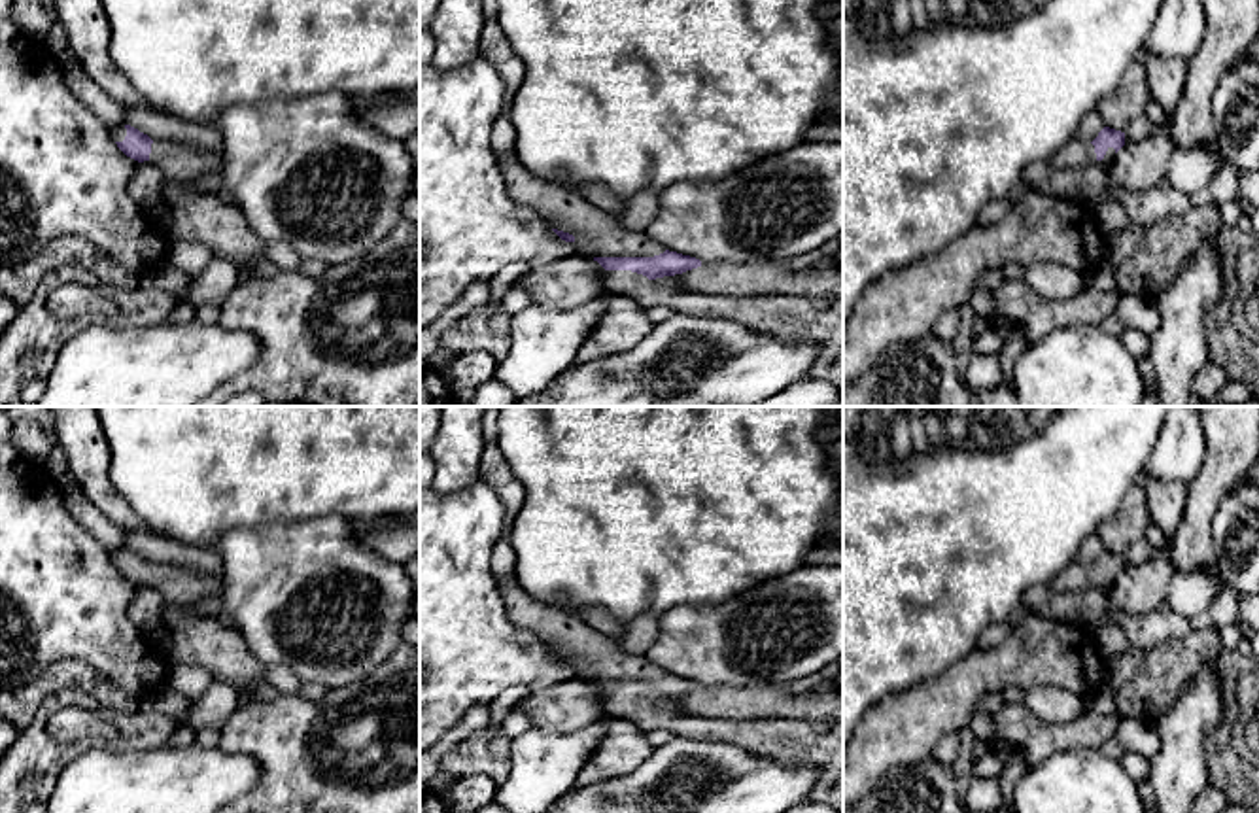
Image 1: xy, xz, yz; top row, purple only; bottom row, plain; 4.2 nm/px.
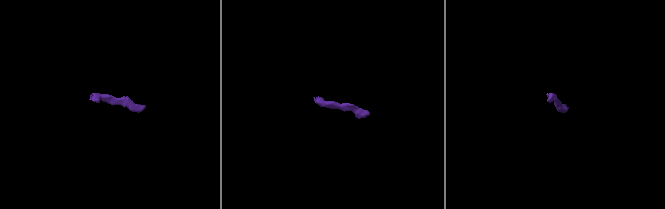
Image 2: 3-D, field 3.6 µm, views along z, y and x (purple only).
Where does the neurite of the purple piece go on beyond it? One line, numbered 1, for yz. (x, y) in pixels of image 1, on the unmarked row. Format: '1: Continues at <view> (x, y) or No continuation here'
1: Continues at yz (1074, 577)

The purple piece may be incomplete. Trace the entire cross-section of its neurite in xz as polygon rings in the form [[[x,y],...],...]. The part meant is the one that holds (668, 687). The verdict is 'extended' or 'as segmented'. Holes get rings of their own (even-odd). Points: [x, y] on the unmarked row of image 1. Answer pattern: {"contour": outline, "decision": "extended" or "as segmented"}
{"contour": [[[516,579],[499,584],[499,592],[514,626],[537,637],[561,664],[573,666],[577,677],[592,679],[605,692],[605,718],[631,720],[643,732],[669,730],[677,737],[739,745],[786,768],[820,768],[822,775],[807,802],[843,813],[843,720],[688,717],[671,701],[701,690],[699,683],[624,652],[582,616],[535,601]]], "decision": "extended"}

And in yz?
{"contour": [[[1104,550],[1093,565],[1083,565],[1074,560],[1053,580],[1051,588],[1057,592],[1087,590],[1095,584],[1113,582],[1125,569],[1125,556]]], "decision": "extended"}

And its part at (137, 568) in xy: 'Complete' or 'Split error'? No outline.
Split error

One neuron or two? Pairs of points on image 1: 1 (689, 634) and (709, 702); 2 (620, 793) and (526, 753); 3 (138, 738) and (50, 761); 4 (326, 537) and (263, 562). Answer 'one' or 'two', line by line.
1: two
2: two
3: one
4: one

